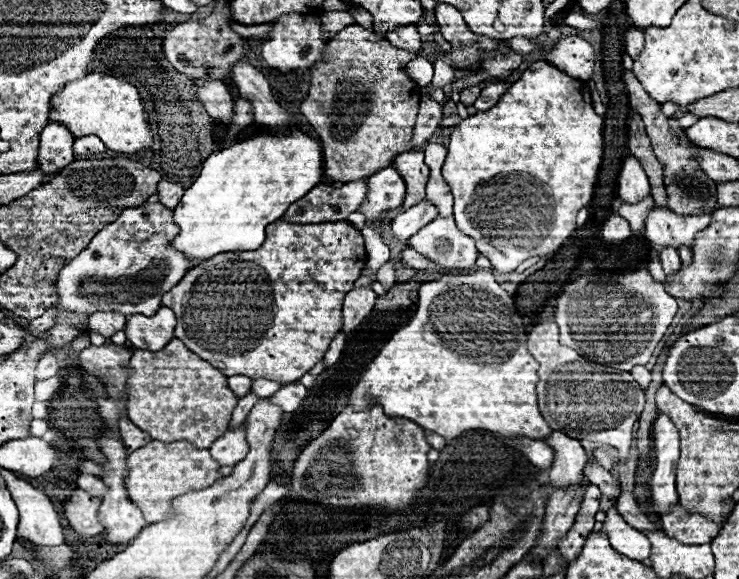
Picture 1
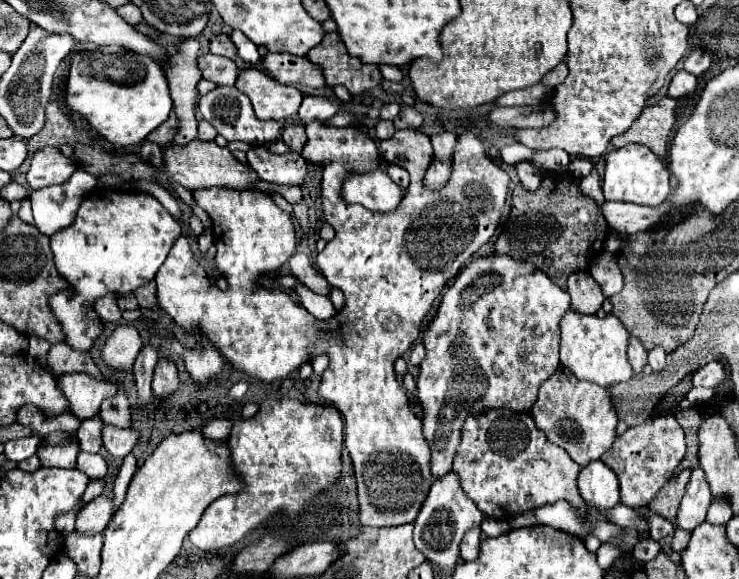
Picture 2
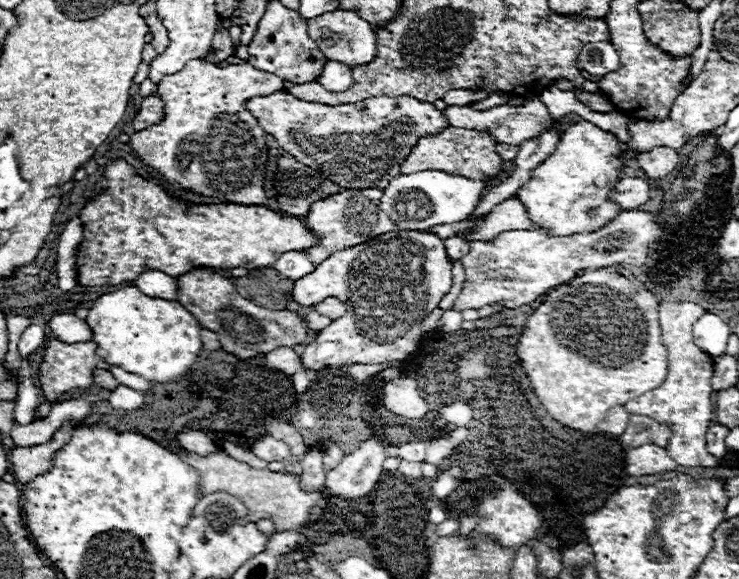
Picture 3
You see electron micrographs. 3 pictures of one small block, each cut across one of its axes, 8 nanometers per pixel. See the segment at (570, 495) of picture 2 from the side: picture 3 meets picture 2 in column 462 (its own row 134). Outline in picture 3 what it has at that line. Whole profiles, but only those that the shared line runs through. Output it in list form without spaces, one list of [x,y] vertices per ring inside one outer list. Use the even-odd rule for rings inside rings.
[[[448,126],[438,134],[426,134],[426,136],[418,138],[418,144],[412,148],[408,158],[402,162],[400,172],[412,174],[418,170],[446,170],[448,174],[458,174],[458,176],[464,176],[470,180],[480,180],[484,184],[490,184],[504,170],[502,168],[504,162],[494,150],[496,144],[498,142],[486,132]]]

